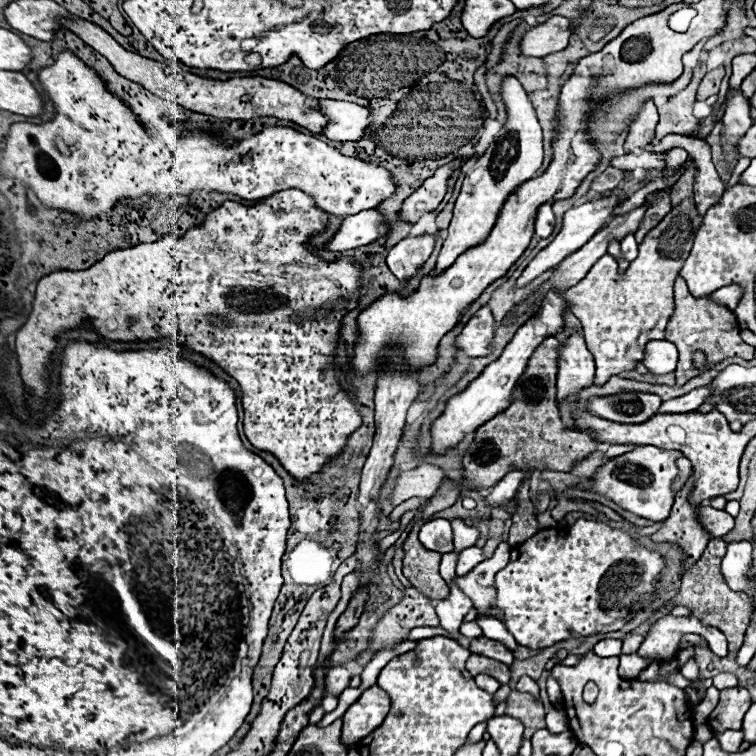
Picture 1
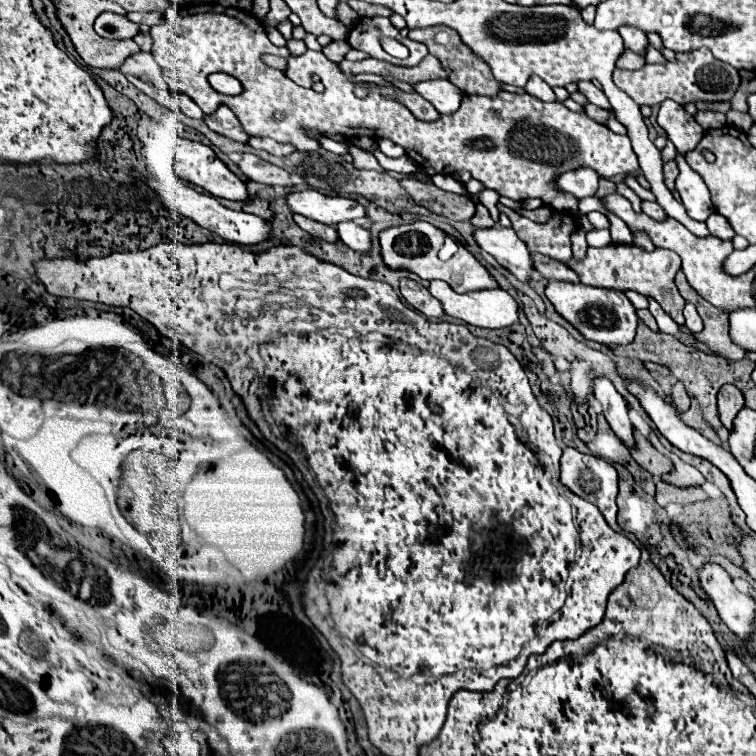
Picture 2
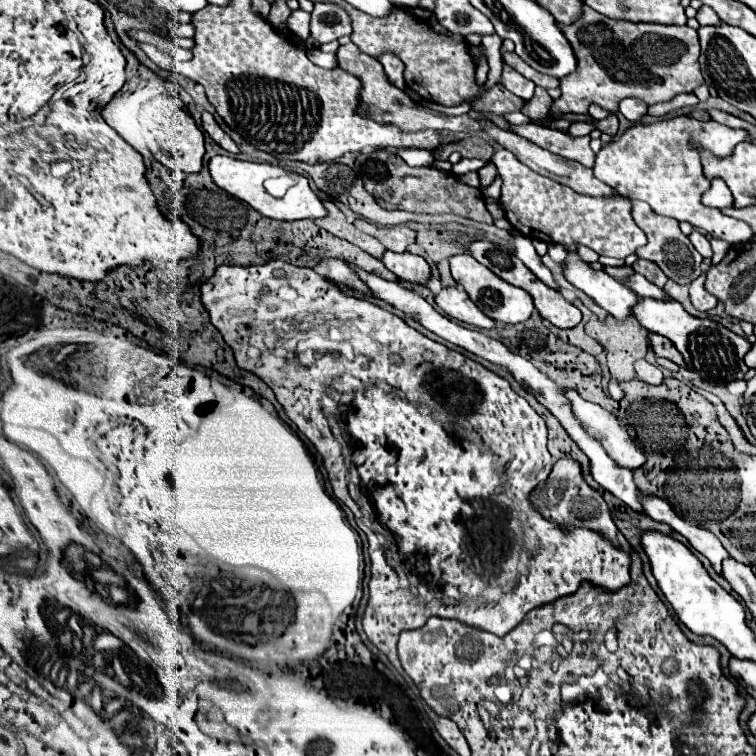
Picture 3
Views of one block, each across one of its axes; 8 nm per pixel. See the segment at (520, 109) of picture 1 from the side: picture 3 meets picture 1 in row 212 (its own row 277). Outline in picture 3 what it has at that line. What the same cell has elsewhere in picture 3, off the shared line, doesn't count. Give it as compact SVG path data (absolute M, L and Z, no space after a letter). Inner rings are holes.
M458 254L450 258L450 270L454 280L468 292L470 300L488 316L494 318L496 322L502 324L518 324L518 322L526 322L530 318L530 314L534 312L534 304L530 294L526 294L520 288L508 286L508 282L504 282L502 278L498 278L494 272L490 272L486 266L478 264L470 254Z

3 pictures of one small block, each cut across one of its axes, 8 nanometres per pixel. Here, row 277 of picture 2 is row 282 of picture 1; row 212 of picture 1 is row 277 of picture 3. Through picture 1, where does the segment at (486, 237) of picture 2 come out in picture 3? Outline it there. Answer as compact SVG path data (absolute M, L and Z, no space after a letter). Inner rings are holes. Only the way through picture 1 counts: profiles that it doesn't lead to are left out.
M568 254L568 258L562 262L562 272L572 286L590 296L614 318L624 320L632 316L632 306L640 300L630 288L622 286L606 272L598 272L590 264L582 262L578 254Z

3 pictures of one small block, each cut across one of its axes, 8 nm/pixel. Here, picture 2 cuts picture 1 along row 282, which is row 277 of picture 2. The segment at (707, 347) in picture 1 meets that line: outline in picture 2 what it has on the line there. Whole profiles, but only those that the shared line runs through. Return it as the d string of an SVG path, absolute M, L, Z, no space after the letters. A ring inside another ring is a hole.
M682 270L676 274L676 286L678 286L680 294L684 294L684 298L698 308L698 314L704 320L704 330L700 334L696 334L696 338L706 342L714 352L726 356L728 360L742 360L746 356L746 350L742 346L734 344L734 340L730 338L728 314L722 308L712 306L696 290L692 290L692 286L684 278Z

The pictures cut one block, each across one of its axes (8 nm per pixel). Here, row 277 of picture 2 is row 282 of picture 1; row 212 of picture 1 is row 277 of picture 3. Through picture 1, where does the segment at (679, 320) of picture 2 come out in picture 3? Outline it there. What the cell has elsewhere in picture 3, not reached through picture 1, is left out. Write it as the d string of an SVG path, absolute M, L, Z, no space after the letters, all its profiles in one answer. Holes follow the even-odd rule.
M632 202L632 216L636 220L636 224L642 228L644 234L648 234L648 244L642 246L640 250L636 250L638 258L650 260L656 266L660 266L660 270L674 282L678 284L690 284L694 282L700 274L702 274L702 260L700 254L696 254L696 248L692 248L692 242L688 240L688 236L684 236L678 228L678 222L674 218L666 218L666 216L658 216L654 214L654 210L646 204L646 202Z

